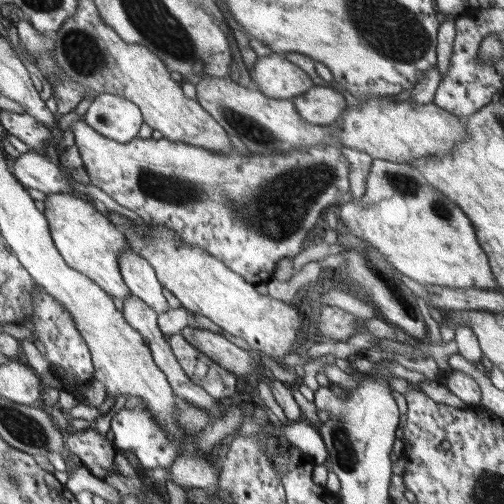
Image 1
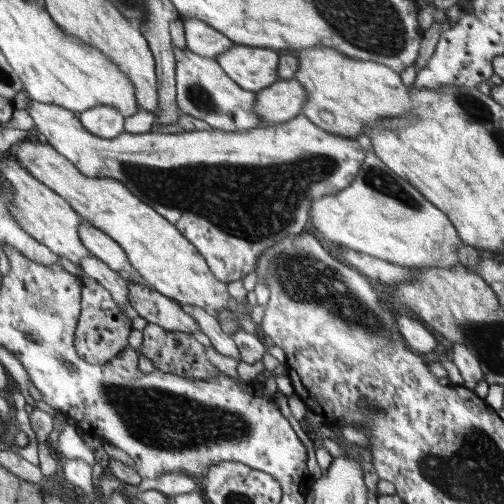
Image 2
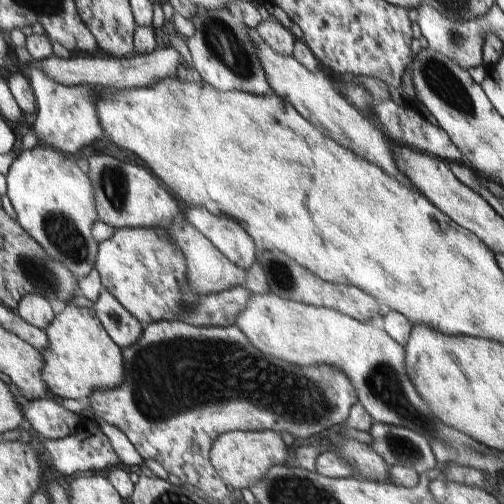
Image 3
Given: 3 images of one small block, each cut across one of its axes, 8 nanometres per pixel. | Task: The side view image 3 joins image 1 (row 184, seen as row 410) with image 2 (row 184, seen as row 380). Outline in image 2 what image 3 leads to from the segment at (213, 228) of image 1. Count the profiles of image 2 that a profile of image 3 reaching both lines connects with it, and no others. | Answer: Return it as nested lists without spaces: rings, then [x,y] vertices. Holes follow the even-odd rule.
[[[31,100],[27,112],[35,122],[33,128],[47,138],[47,144],[59,156],[73,162],[81,174],[89,178],[119,180],[147,206],[177,226],[177,230],[181,230],[183,236],[189,238],[197,252],[205,258],[213,276],[225,284],[241,280],[253,272],[259,256],[273,244],[289,236],[299,236],[313,200],[349,188],[365,162],[365,150],[359,146],[357,138],[329,134],[303,114],[289,122],[259,124],[257,128],[245,132],[181,130],[177,134],[129,134],[123,130],[121,136],[107,140],[93,136],[67,108]]]

